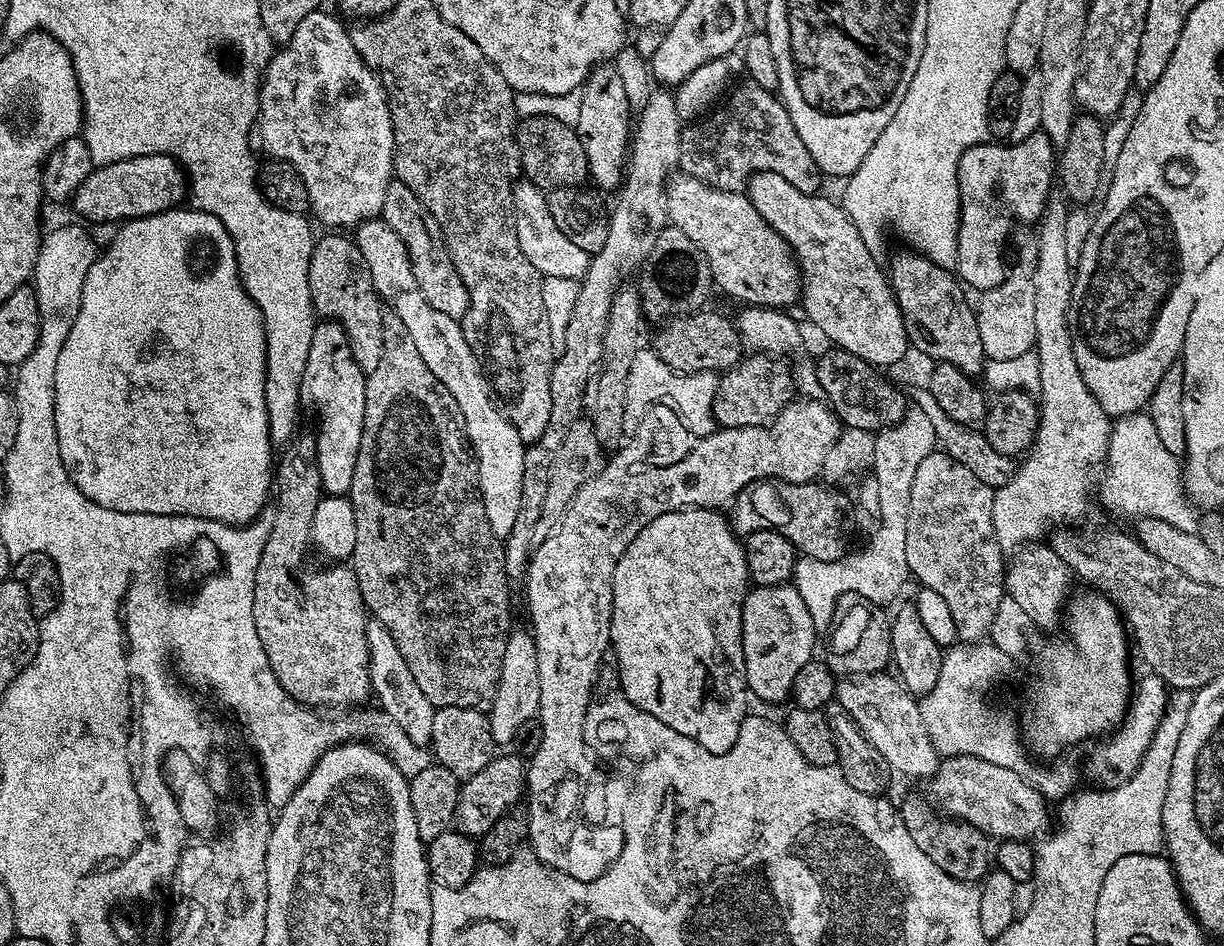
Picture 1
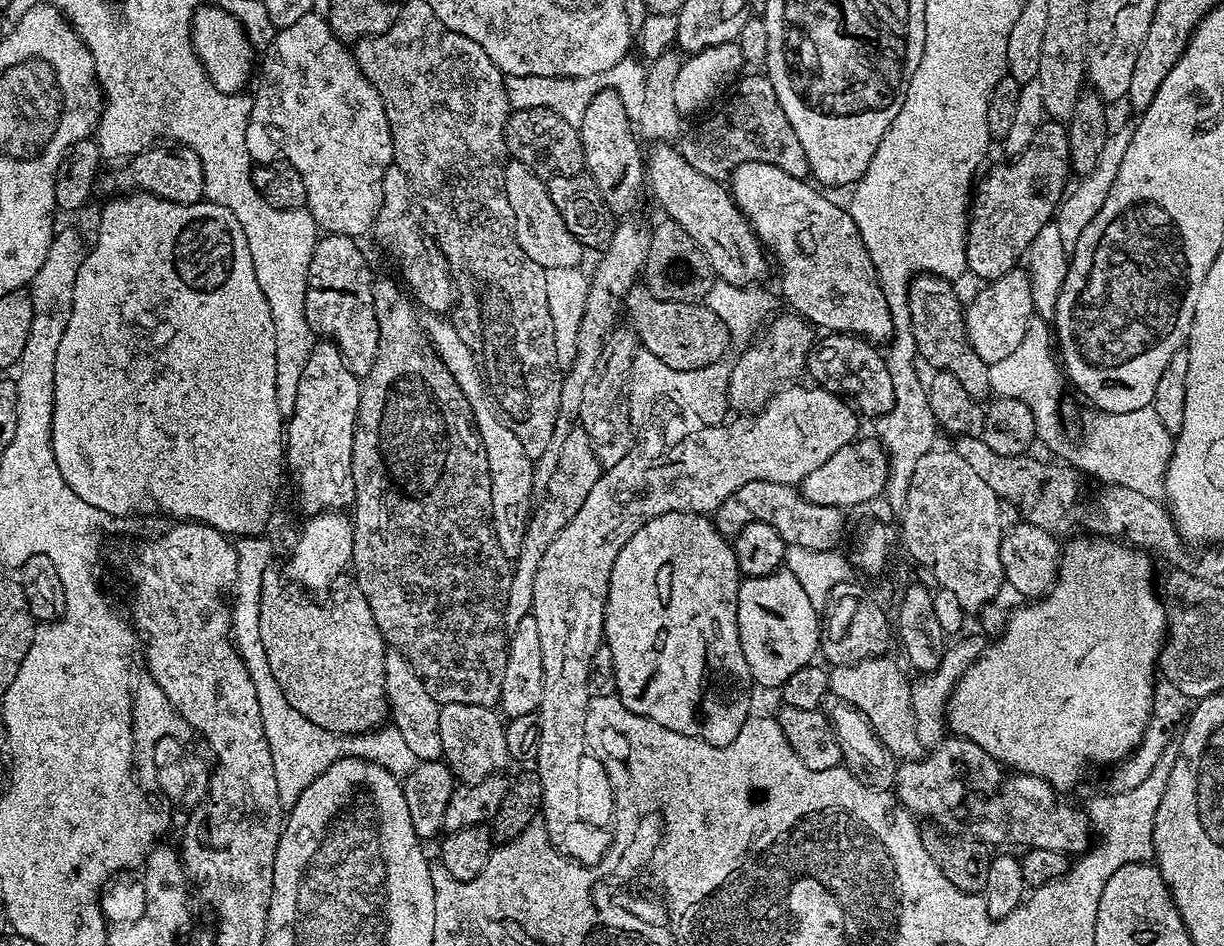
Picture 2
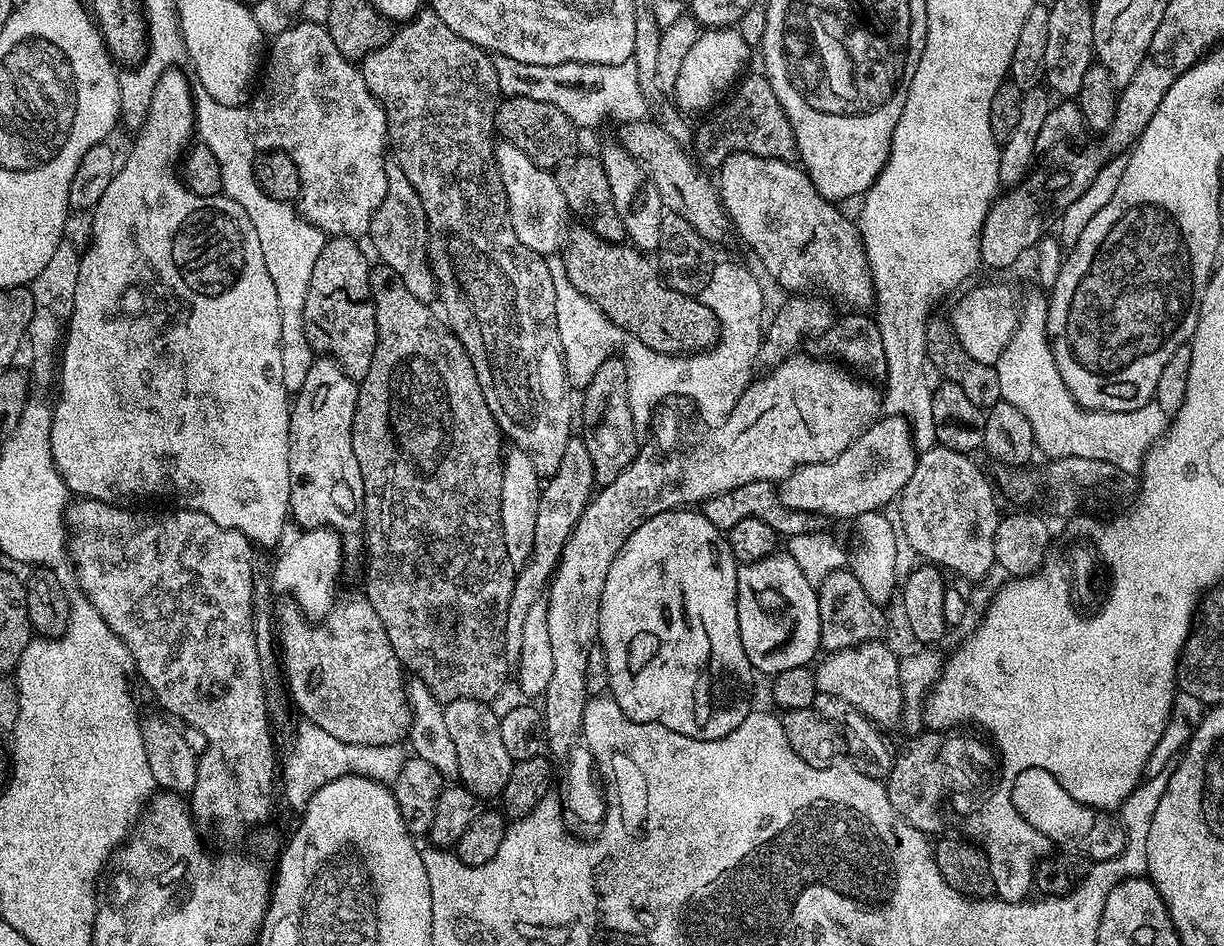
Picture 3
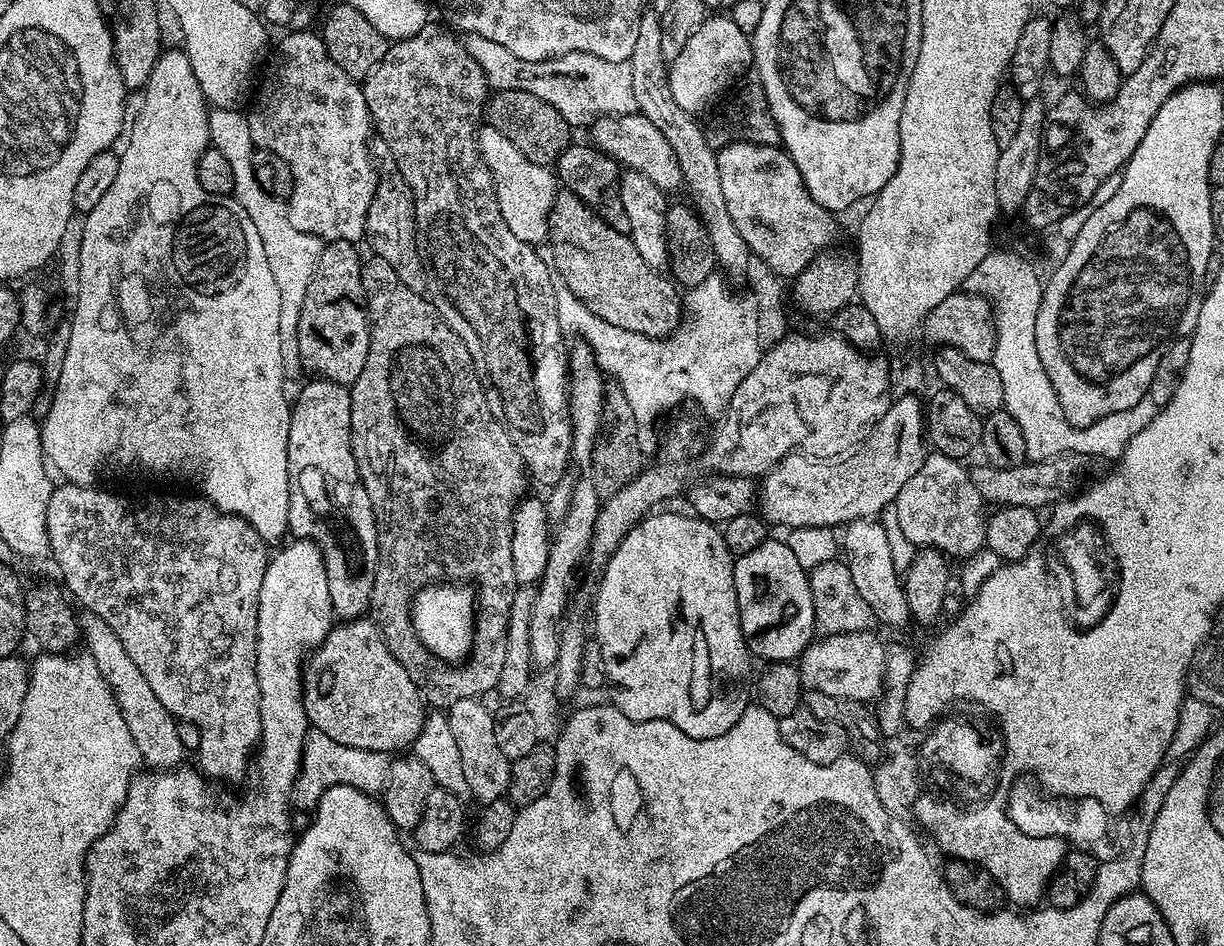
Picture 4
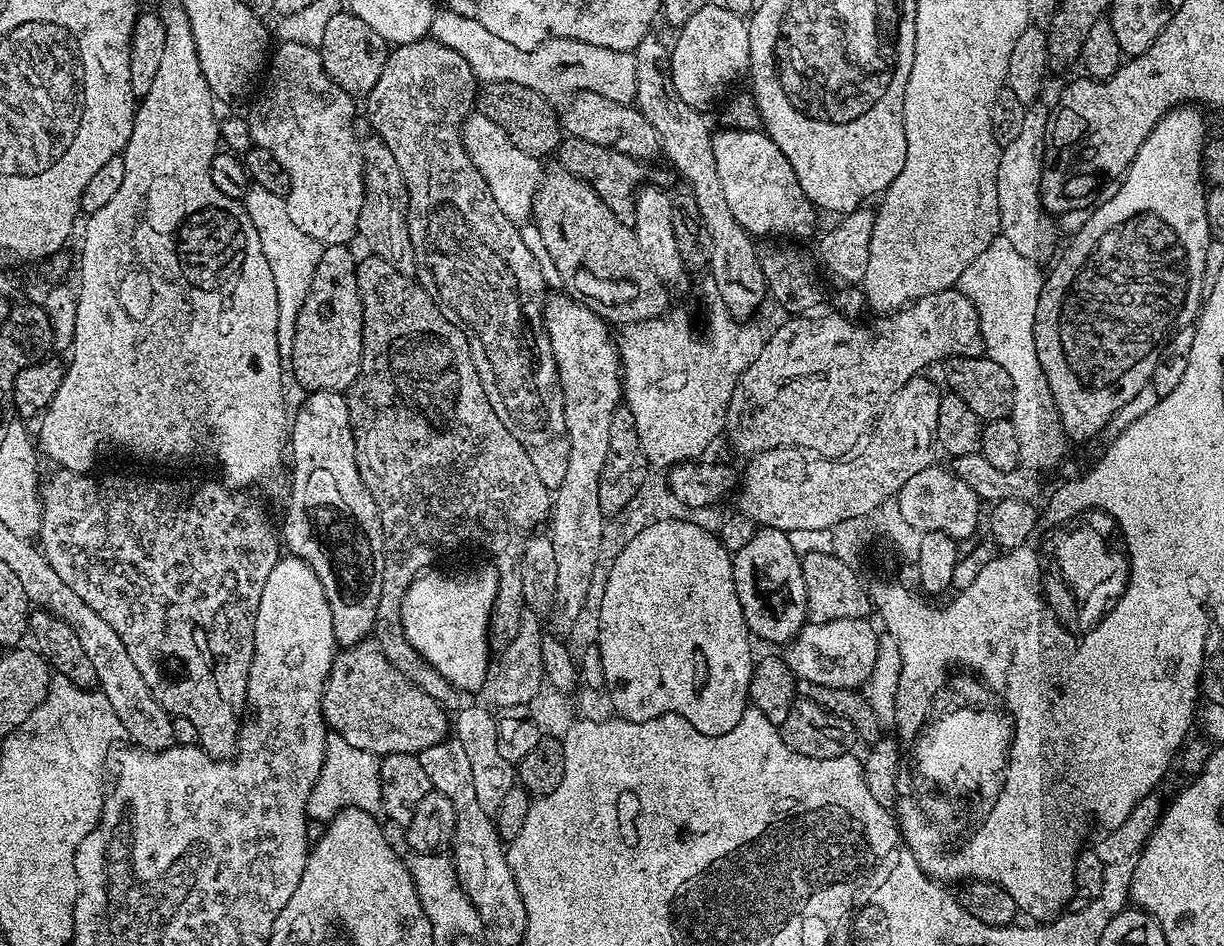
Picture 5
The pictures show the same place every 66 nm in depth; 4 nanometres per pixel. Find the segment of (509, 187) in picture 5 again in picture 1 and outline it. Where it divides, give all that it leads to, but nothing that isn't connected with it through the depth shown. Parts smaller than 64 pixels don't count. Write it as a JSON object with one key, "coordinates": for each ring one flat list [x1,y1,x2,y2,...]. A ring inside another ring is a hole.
{"coordinates":[[527,178,515,181,512,190,512,207,516,218,518,246,522,246,522,254,530,258,530,266,540,272,541,277,570,278,579,281,586,274,590,253,582,250,582,246,574,246,562,230,558,230,558,222,554,222,554,214,550,214,550,206,545,189,533,184]]}

